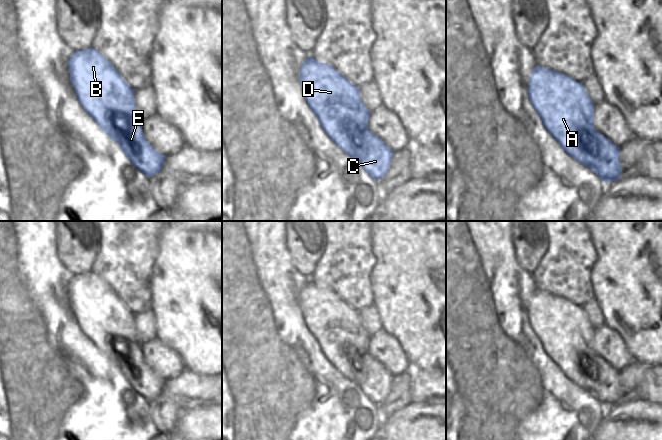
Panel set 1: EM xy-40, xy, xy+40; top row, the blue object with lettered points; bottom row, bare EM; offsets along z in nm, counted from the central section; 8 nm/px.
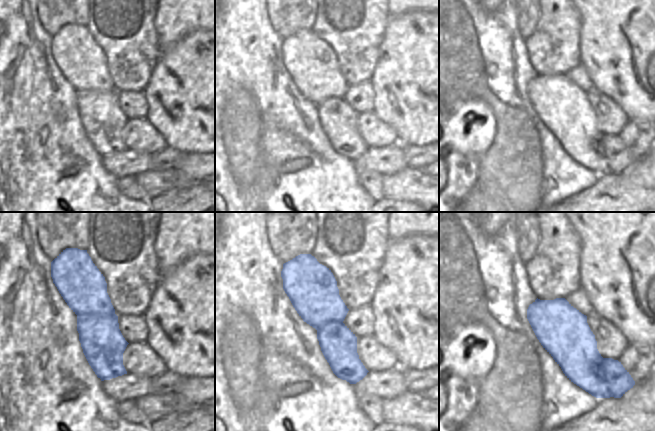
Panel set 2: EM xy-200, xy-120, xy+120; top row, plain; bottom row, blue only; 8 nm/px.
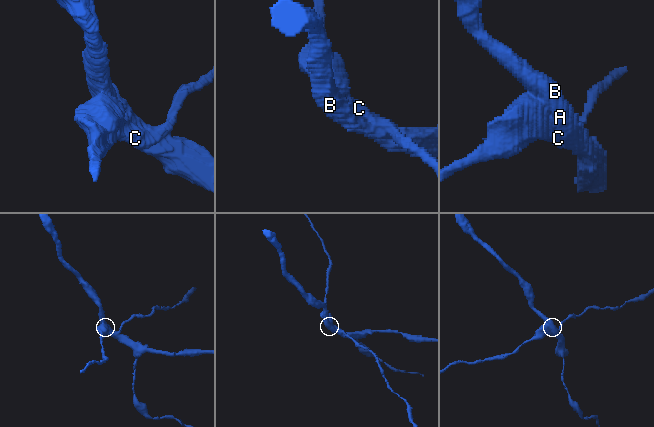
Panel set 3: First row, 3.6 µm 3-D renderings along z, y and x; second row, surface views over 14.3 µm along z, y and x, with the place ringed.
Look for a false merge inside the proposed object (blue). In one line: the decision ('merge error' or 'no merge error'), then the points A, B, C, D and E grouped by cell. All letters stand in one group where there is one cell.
merge error | A B D / C E

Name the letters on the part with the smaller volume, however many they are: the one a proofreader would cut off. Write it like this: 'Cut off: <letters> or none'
Cut off: C, E

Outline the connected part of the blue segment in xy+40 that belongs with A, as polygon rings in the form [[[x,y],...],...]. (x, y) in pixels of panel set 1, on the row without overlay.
[[[537,289],[528,306],[528,320],[548,357],[570,381],[588,390],[586,378],[588,377],[591,381],[594,380],[594,374],[589,370],[595,365],[585,363],[584,368],[581,369],[578,366],[578,358],[584,354],[595,355],[594,328],[583,308],[563,297]]]

